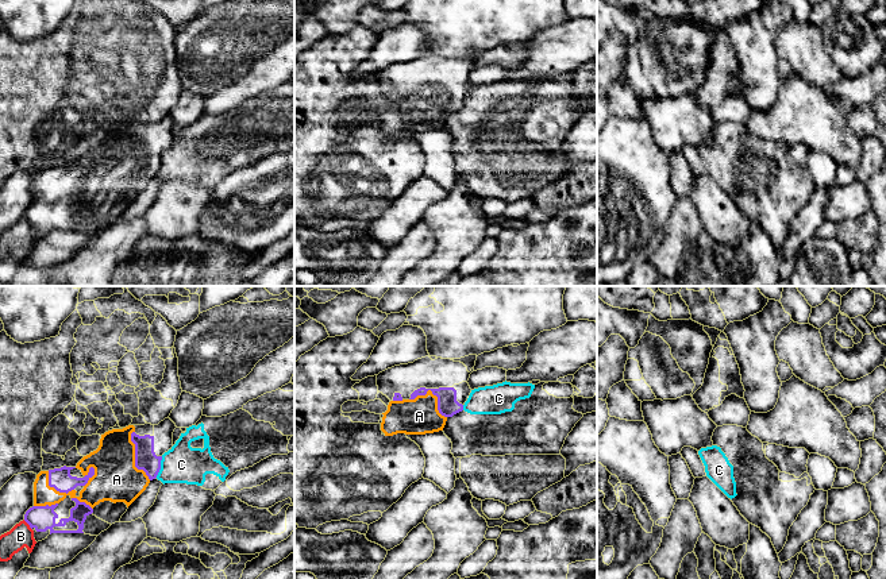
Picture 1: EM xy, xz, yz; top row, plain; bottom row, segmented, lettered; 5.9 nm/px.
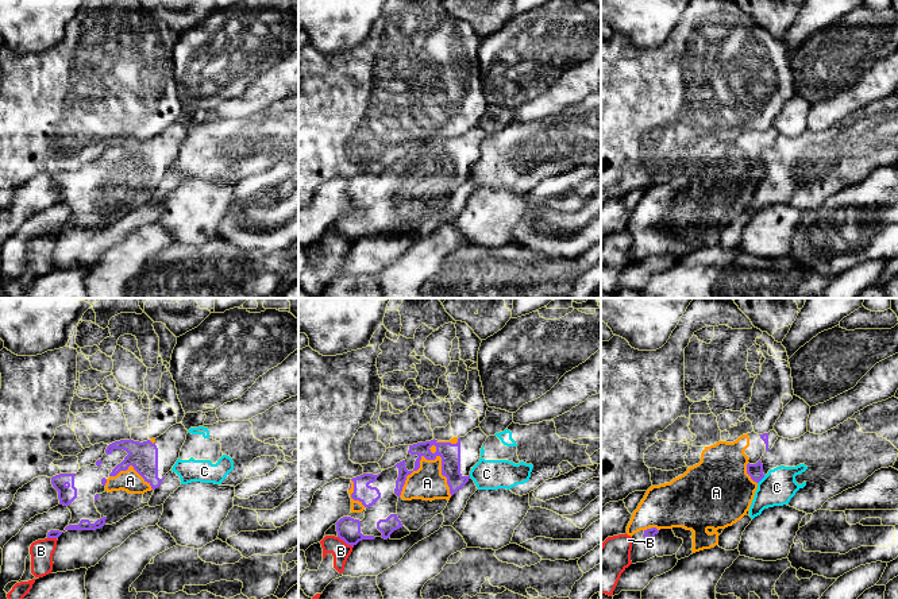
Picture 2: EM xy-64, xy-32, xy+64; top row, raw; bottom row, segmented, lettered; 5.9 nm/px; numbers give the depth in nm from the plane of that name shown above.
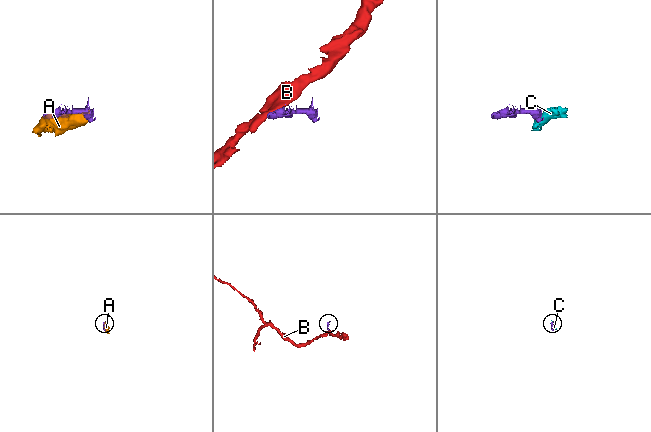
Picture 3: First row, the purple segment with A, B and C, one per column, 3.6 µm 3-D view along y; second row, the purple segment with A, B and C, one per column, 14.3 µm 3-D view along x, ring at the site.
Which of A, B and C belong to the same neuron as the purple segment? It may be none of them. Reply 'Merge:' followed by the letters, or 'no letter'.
Merge: A

